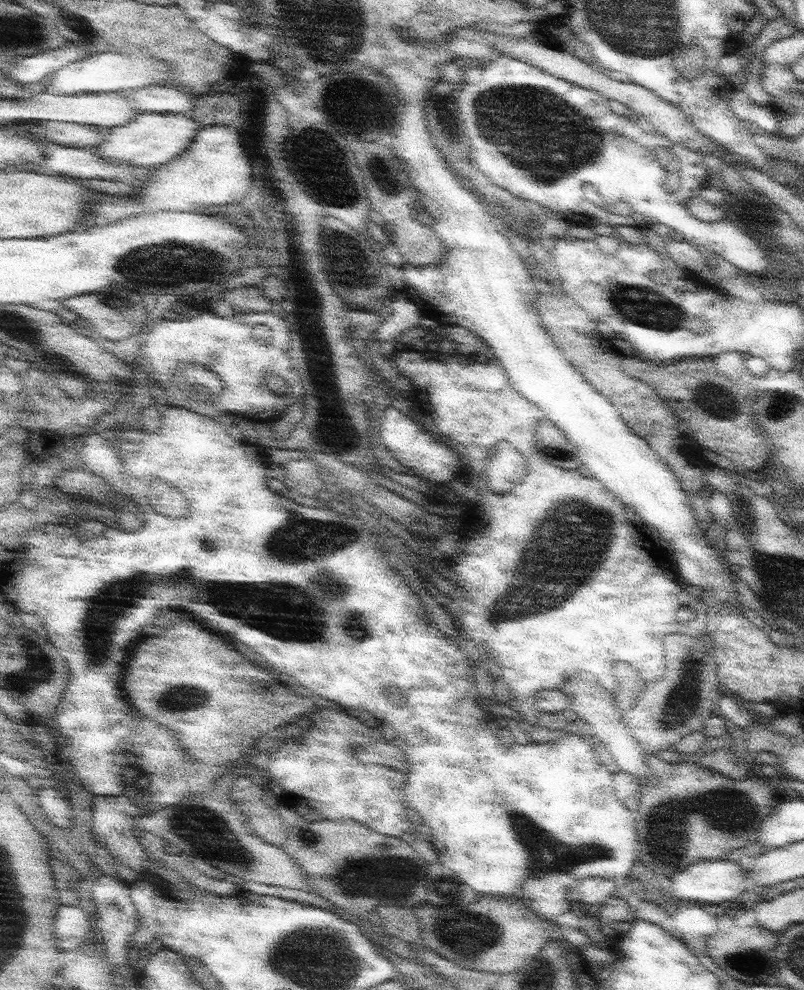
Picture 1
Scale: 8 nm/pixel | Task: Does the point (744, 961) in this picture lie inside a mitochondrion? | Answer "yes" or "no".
yes

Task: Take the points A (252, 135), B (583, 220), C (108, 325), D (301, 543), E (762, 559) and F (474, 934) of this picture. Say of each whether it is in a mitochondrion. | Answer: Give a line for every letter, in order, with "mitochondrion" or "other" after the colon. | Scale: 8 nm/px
A: other
B: other
C: other
D: mitochondrion
E: mitochondrion
F: mitochondrion

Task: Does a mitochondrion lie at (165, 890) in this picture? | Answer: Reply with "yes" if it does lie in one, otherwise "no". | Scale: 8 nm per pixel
no

